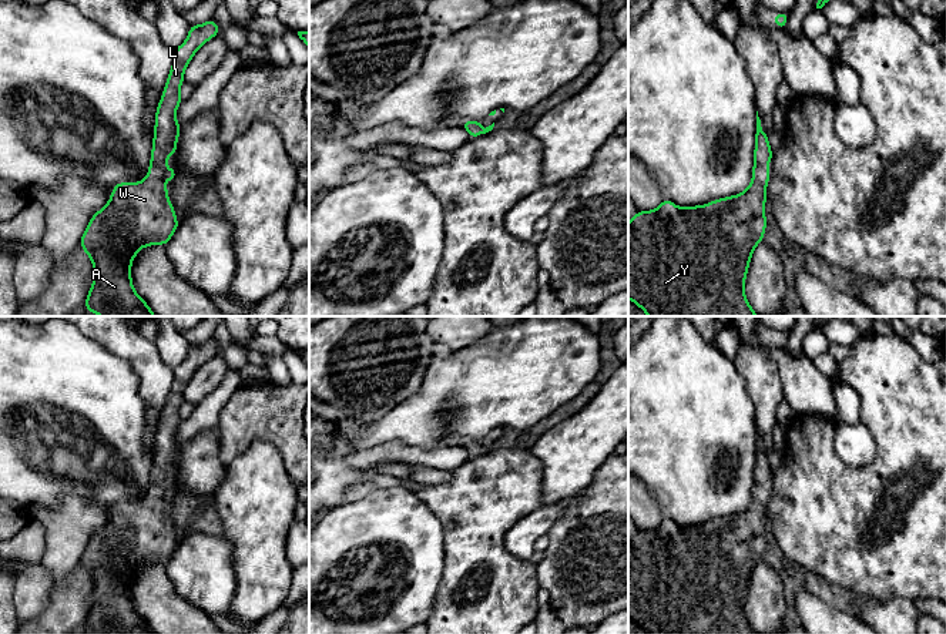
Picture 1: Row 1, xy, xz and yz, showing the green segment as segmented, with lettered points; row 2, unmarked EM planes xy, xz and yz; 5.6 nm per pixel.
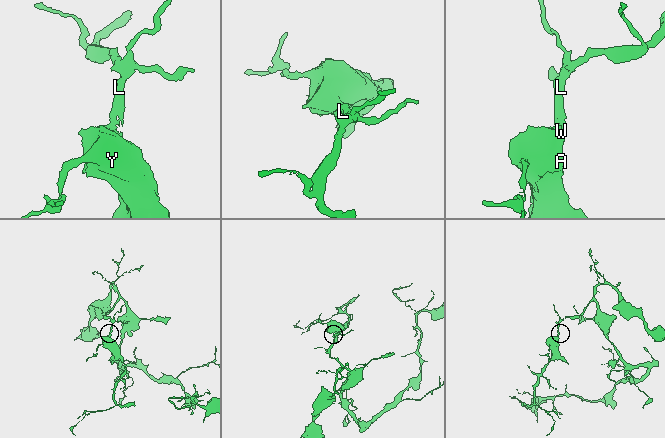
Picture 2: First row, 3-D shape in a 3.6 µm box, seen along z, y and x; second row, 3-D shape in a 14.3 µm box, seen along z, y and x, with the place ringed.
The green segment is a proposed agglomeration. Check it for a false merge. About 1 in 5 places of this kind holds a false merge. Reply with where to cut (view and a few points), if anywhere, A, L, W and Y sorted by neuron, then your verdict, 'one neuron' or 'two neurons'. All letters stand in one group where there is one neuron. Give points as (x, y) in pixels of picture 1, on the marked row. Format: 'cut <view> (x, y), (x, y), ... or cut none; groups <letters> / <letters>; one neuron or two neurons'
cut none; groups A L W Y; one neuron

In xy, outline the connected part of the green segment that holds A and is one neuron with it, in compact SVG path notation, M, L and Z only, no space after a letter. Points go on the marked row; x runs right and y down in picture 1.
M214 19L199 26L189 24L187 40L172 50L174 61L155 111L151 161L147 177L140 182L123 181L115 184L111 189L111 198L91 217L78 242L94 265L94 282L84 302L84 308L90 313L101 316L157 316L134 291L131 264L141 248L150 245L165 246L180 227L175 209L168 199L168 188L162 182L164 180L175 181L177 177L177 170L167 168L165 160L177 154L177 141L181 132L181 125L175 117L175 111L182 103L180 87L185 83L184 71L194 54L219 31L221 28Z

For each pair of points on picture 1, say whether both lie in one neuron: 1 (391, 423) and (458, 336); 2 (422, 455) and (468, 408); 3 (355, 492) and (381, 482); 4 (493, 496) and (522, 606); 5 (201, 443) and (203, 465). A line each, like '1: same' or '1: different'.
1: different
2: different
3: same
4: same
5: same

